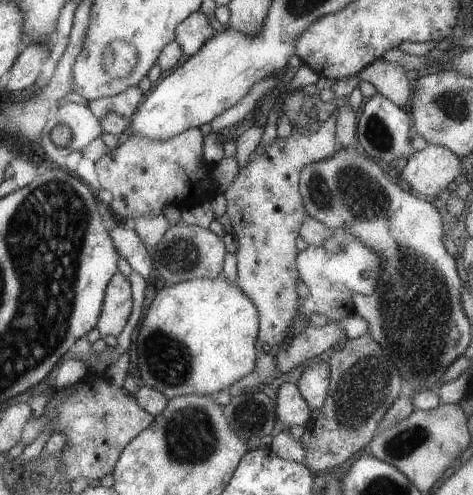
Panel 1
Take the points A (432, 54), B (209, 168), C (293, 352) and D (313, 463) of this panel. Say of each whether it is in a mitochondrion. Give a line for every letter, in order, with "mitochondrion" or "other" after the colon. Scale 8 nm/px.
A: other
B: other
C: other
D: other

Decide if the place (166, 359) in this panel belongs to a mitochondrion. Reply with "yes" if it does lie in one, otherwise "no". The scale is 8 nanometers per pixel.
yes

